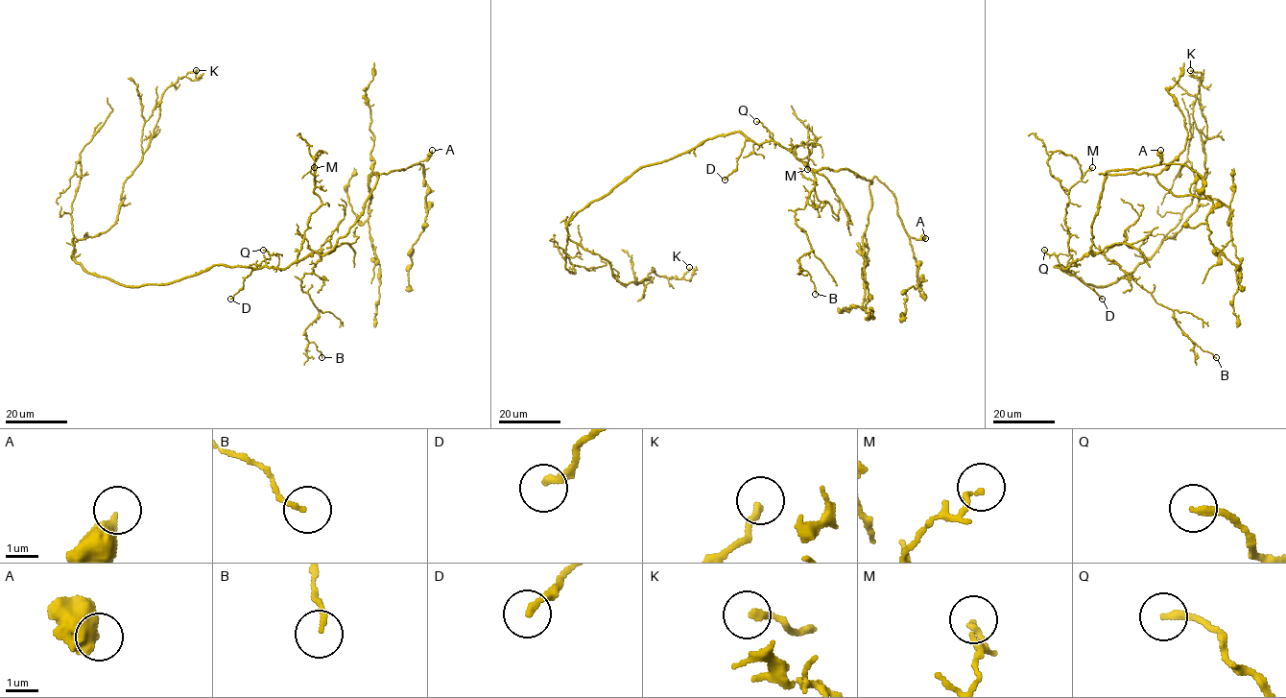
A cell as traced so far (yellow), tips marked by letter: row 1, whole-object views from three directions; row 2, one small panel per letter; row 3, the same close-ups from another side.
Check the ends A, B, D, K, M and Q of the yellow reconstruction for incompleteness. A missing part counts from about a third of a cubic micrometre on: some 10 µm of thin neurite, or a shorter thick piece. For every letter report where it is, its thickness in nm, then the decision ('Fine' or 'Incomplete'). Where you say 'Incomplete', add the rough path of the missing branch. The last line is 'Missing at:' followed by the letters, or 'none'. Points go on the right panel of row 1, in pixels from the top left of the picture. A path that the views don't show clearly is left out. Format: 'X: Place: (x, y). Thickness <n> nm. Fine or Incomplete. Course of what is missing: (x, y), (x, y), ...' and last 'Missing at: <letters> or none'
A: Place: (1160, 150). Thickness 440 nm. Fine
B: Place: (1216, 357). Thickness 140 nm. Fine
D: Place: (1102, 299). Thickness 240 nm. Fine
K: Place: (1190, 70). Thickness 220 nm. Fine
M: Place: (1092, 167). Thickness 150 nm. Fine
Q: Place: (1044, 250). Thickness 240 nm. Fine
Missing at: none

